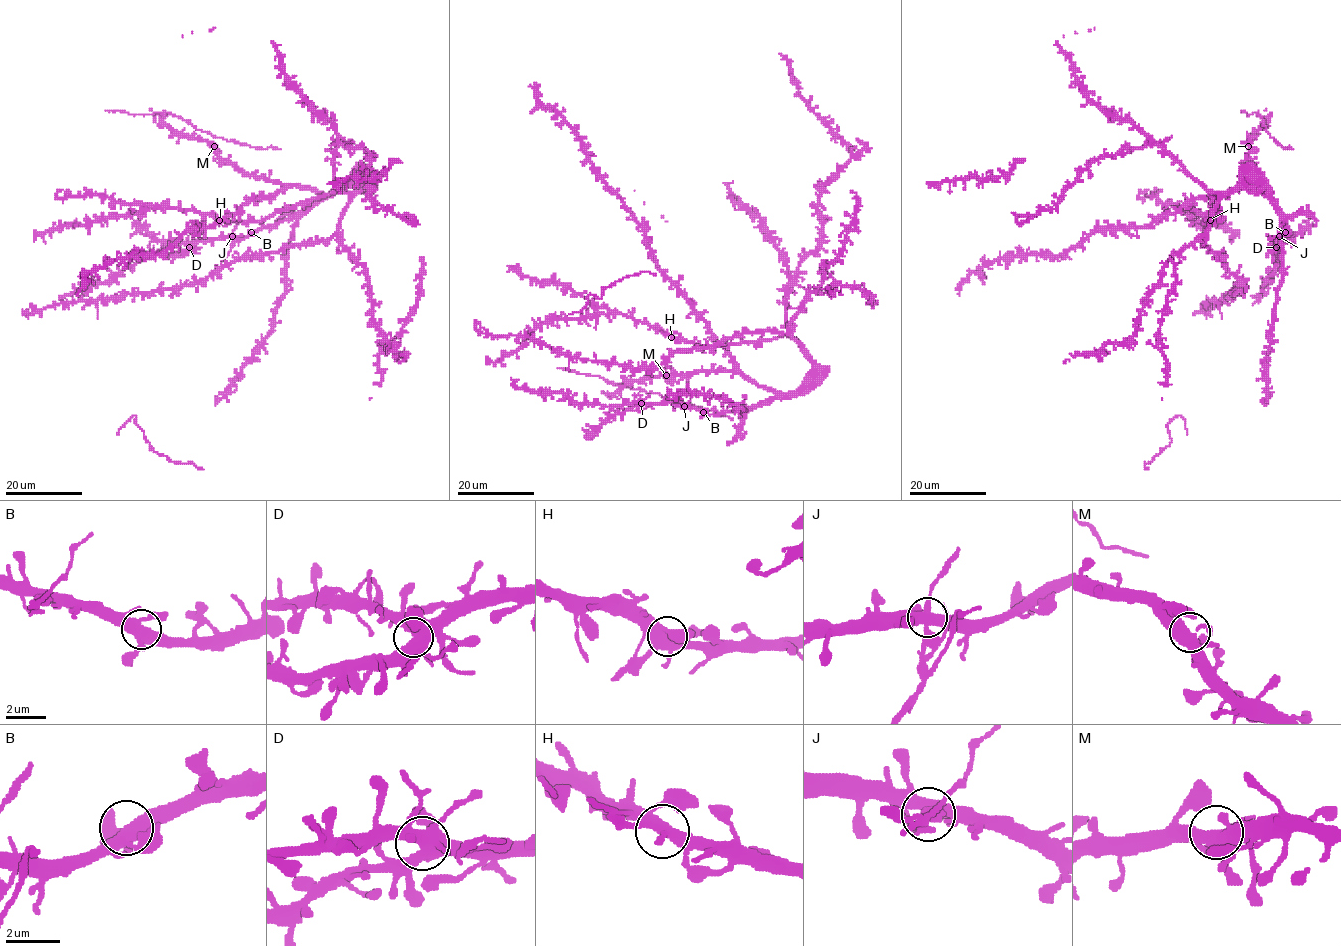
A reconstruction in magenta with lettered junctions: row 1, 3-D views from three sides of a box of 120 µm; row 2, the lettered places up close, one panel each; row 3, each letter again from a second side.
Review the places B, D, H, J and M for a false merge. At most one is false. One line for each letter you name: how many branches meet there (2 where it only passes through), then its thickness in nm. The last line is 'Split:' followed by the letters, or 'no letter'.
J: Branches: 5. Thickness 440 nm
Split: J

